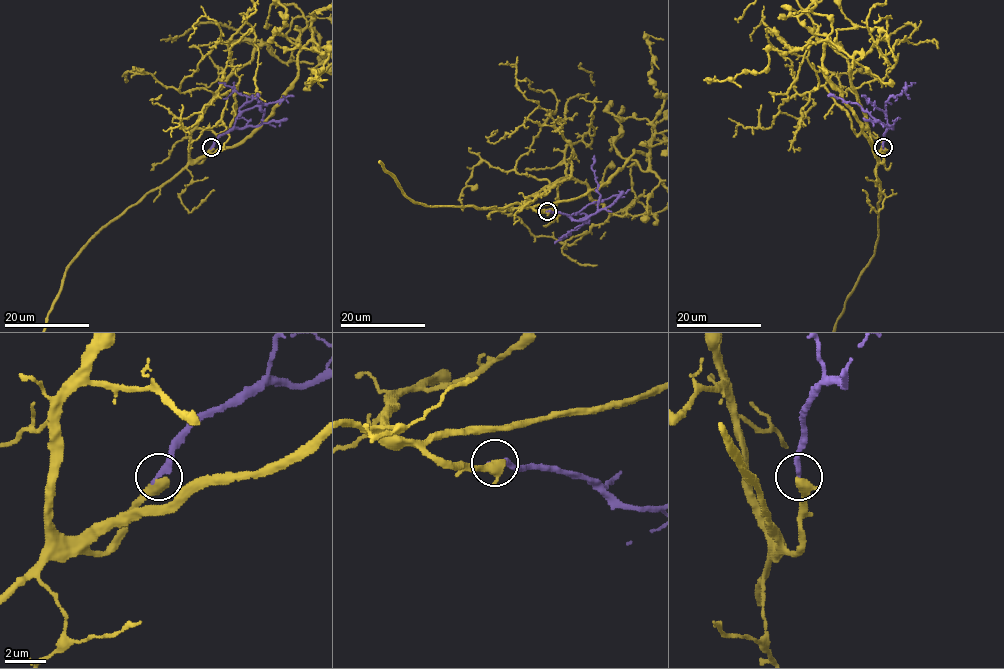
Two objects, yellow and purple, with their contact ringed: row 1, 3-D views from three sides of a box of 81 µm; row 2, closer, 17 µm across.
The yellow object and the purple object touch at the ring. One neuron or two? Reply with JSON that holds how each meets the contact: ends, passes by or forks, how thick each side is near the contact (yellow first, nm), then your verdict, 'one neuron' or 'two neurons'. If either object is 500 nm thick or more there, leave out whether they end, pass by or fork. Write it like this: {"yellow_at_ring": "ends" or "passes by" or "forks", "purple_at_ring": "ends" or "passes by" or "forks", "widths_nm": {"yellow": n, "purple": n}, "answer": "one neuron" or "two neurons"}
{"widths_nm": {"yellow": 550, "purple": 260}, "answer": "one neuron"}

